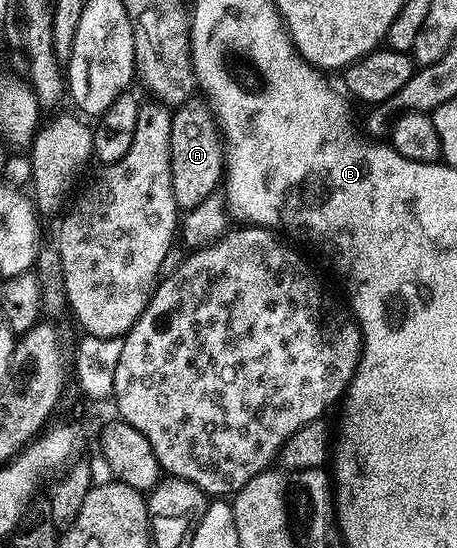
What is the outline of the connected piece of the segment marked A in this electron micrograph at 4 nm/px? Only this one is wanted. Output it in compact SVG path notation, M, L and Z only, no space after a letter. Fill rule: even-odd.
M199 96L174 107L171 116L171 179L180 211L197 208L220 189L225 178L225 141L212 106Z

